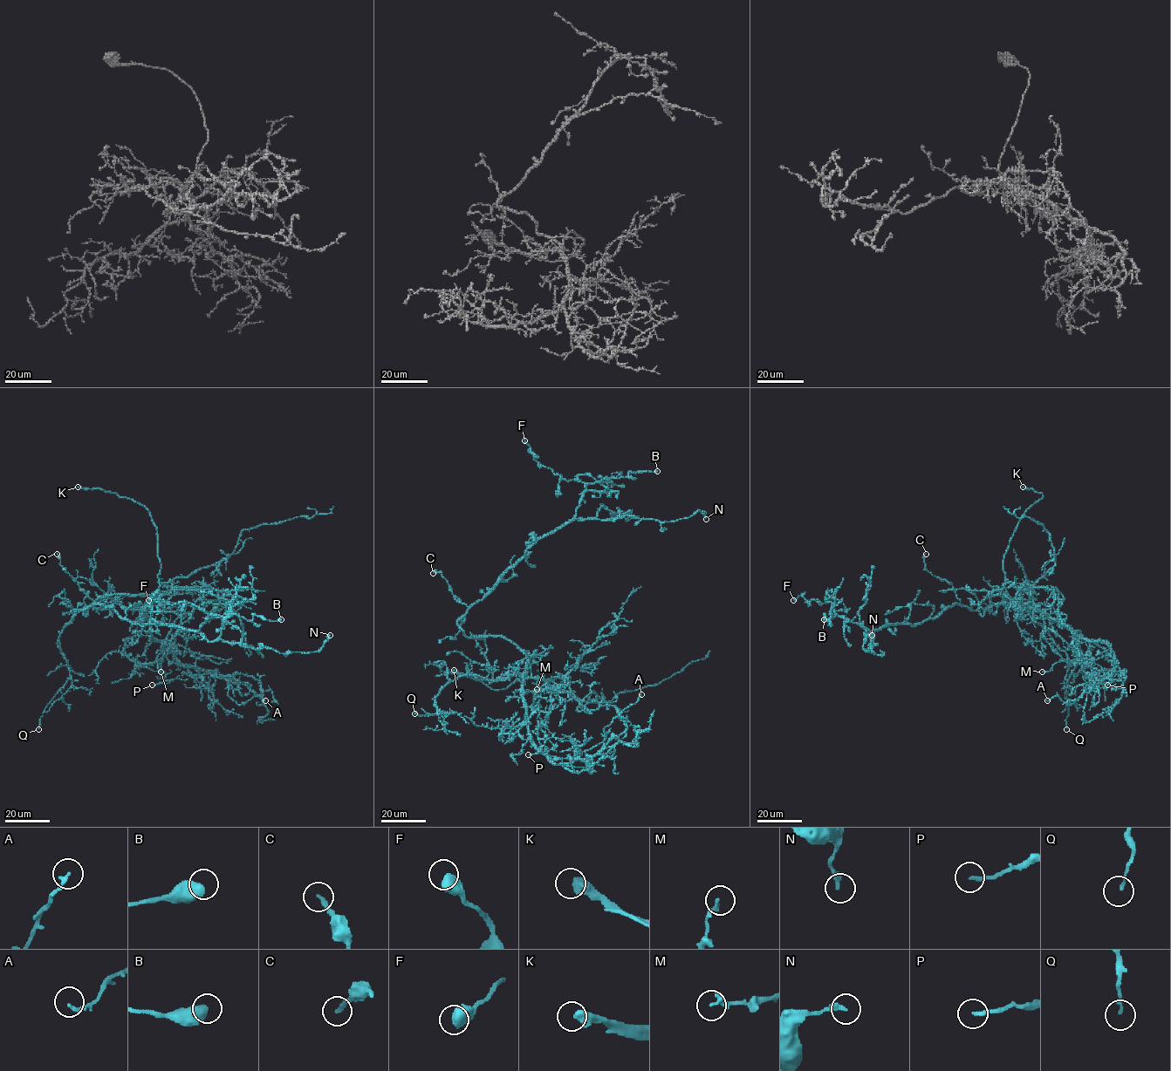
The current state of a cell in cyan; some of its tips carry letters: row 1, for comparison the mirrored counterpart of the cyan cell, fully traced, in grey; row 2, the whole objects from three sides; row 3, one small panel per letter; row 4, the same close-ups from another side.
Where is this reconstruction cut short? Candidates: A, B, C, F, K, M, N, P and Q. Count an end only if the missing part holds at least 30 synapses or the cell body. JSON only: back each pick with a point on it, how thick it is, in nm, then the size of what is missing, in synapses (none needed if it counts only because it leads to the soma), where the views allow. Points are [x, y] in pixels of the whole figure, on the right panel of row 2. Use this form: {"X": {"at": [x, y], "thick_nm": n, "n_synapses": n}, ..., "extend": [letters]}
{"K": {"at": [1023, 487], "thick_nm": 500}, "extend": ["K"]}

